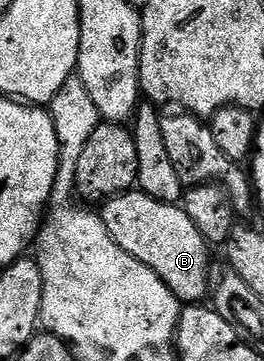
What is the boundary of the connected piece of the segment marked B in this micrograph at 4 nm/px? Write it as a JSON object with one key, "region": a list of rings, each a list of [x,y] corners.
{"region":[[[127,191],[119,193],[118,196],[111,197],[109,201],[105,202],[101,206],[100,216],[104,227],[108,227],[108,235],[112,235],[115,243],[124,247],[124,251],[128,251],[128,255],[140,259],[140,263],[144,263],[149,269],[156,271],[156,275],[160,275],[160,279],[164,279],[164,283],[170,288],[172,295],[176,295],[176,299],[181,301],[183,306],[197,305],[203,300],[202,296],[207,296],[210,287],[210,266],[212,264],[210,252],[212,249],[204,239],[204,235],[200,235],[196,223],[192,223],[192,219],[188,219],[181,204],[164,203],[160,199],[152,199],[147,193],[141,191]]]}

